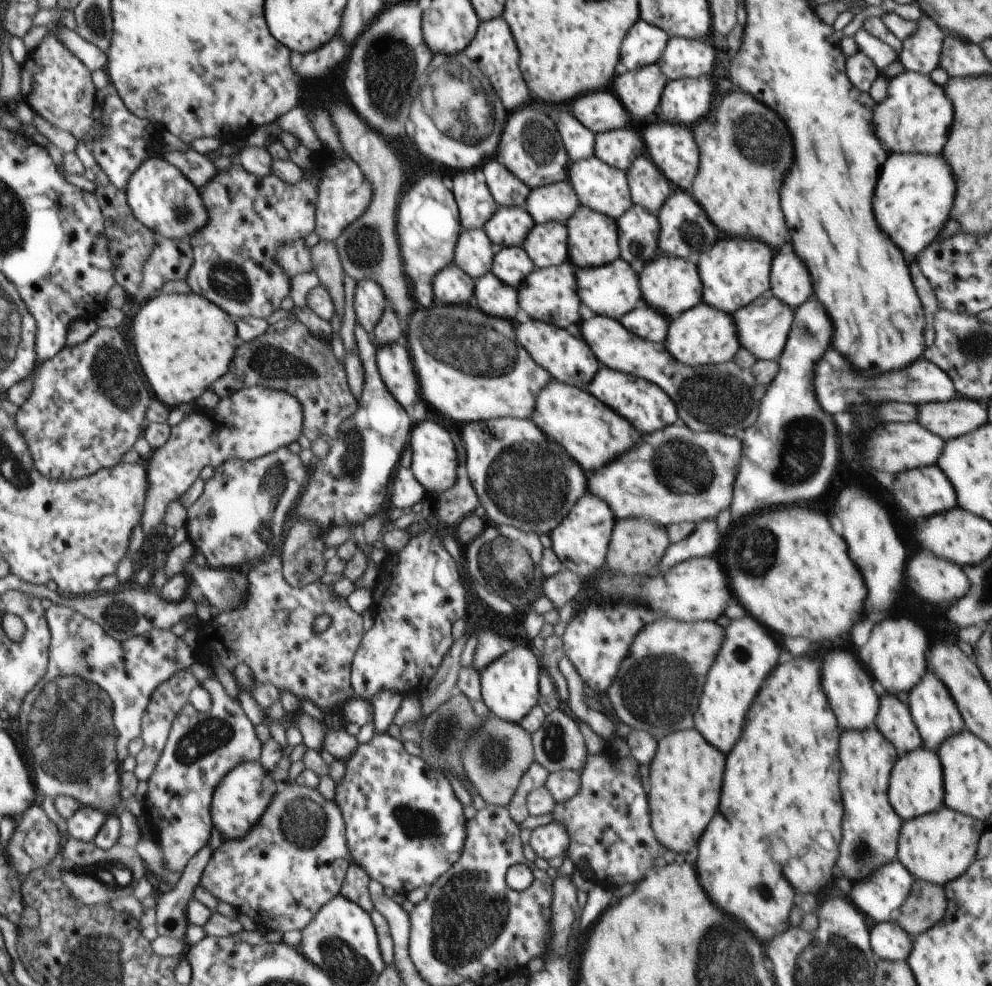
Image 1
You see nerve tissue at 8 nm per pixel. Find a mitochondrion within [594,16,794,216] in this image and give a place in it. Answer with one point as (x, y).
(763, 138)

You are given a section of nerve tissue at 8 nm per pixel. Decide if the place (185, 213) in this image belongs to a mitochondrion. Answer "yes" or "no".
yes

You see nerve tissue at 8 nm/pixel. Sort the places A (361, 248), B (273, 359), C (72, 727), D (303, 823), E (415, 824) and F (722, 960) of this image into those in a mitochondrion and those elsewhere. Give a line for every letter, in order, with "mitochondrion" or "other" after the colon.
A: mitochondrion
B: mitochondrion
C: mitochondrion
D: mitochondrion
E: mitochondrion
F: mitochondrion

